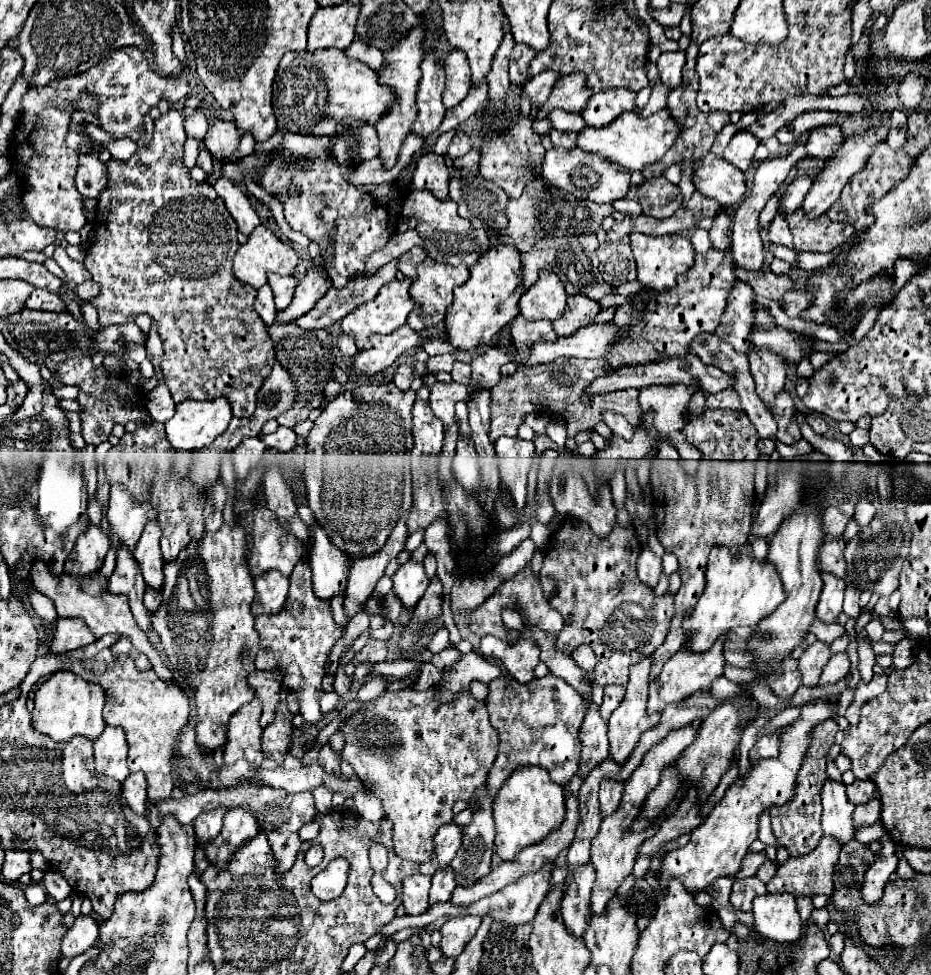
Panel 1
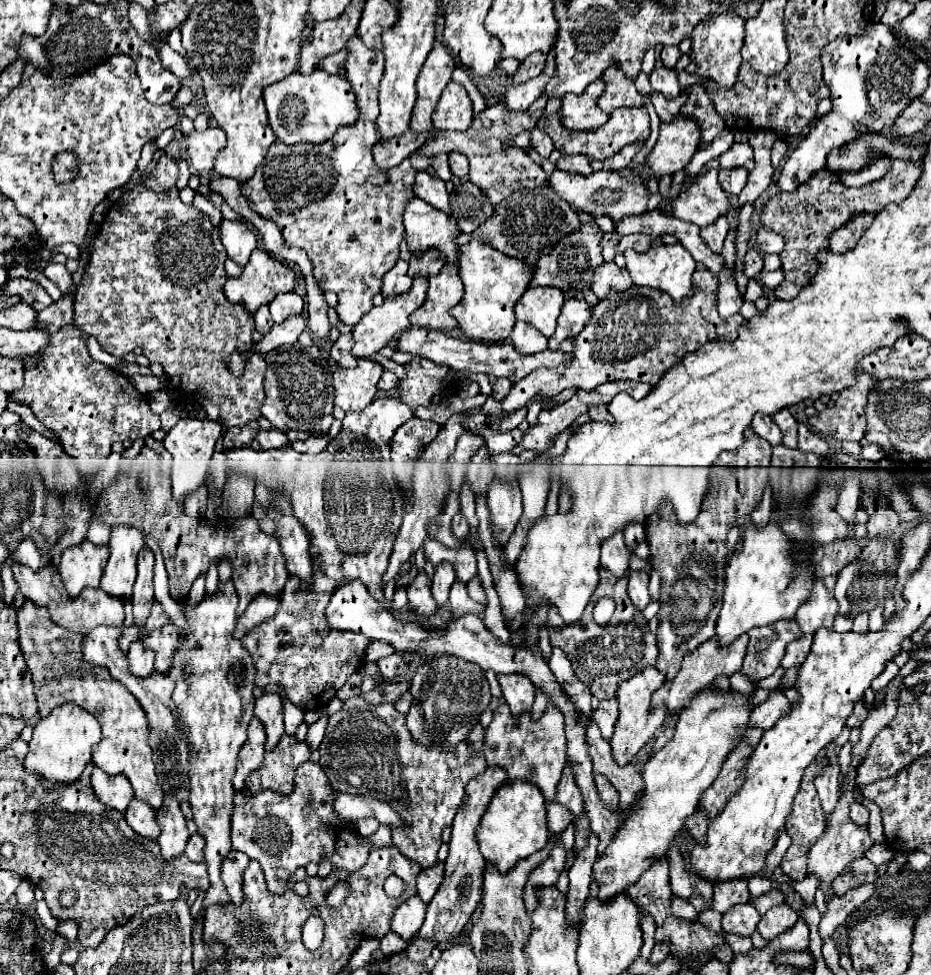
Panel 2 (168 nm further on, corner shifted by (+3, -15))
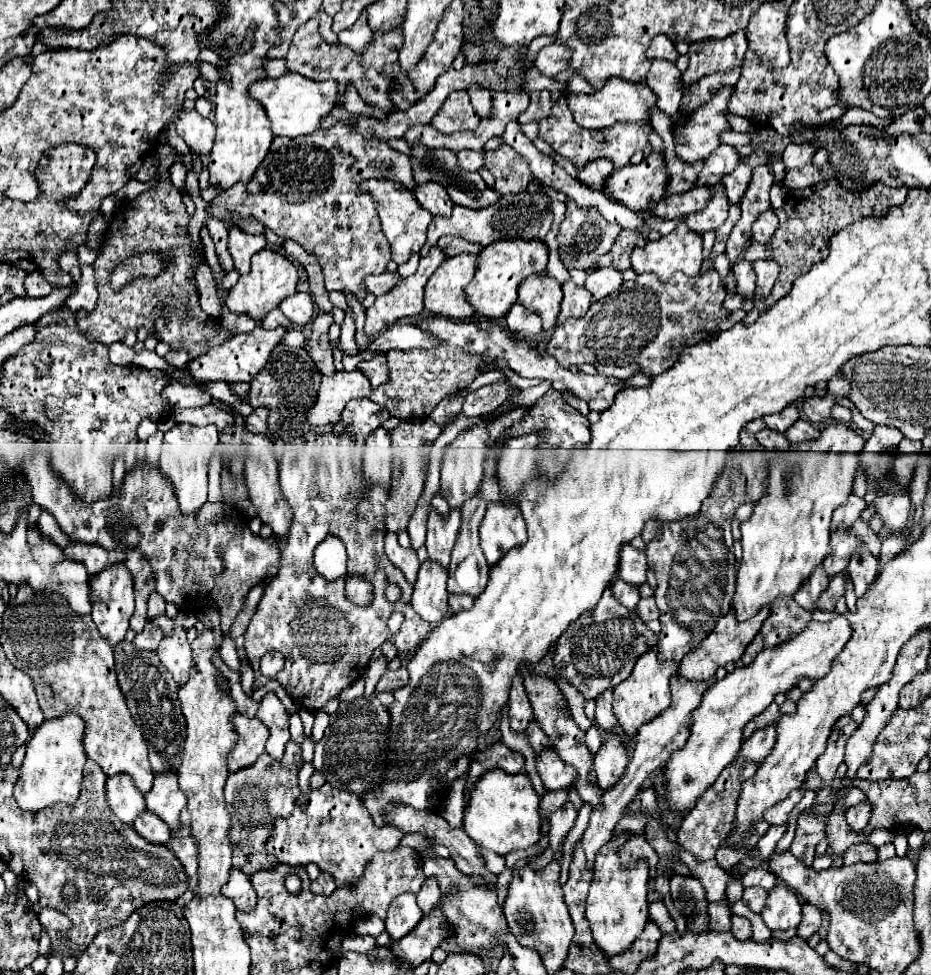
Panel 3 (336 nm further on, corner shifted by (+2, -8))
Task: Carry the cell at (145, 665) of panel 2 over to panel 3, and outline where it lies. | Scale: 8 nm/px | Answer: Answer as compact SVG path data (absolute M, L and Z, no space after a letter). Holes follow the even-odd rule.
M149 620L149 622L145 624L145 628L135 636L133 644L135 644L137 648L141 648L141 650L155 650L155 648L159 646L161 638L163 638L161 630L155 628L155 626L151 624L151 620Z

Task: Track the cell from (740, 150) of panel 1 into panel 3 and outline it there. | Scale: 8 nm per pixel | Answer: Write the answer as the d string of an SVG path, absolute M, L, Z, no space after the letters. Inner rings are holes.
M741 162L729 176L723 176L721 186L723 186L723 192L727 194L729 202L733 202L733 204L741 202L747 186L749 186L749 180L751 180L751 168L745 162Z

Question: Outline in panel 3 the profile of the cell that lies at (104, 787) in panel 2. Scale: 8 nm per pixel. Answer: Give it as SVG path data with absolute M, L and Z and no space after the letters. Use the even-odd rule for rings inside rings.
M109 776L105 784L105 796L113 814L125 824L133 824L137 814L145 810L143 794L135 788L129 776Z

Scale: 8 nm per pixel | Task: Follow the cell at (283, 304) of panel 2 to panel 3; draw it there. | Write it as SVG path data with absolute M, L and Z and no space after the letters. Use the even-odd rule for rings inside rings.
M303 292L287 296L285 300L281 300L279 308L293 324L307 324L315 316L315 304L311 300L311 294L303 294Z

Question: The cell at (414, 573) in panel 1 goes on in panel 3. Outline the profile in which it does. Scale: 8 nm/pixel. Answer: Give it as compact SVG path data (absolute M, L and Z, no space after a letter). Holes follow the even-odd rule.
M431 560L423 562L411 598L411 606L423 620L435 624L445 618L445 614L449 612L445 588L447 588L447 570Z

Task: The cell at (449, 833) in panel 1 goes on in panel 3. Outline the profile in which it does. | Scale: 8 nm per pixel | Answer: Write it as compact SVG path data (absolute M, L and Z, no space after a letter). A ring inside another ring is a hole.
M425 878L421 892L417 894L417 904L421 904L423 914L427 914L439 902L439 898L441 898L441 890L437 884L437 878Z

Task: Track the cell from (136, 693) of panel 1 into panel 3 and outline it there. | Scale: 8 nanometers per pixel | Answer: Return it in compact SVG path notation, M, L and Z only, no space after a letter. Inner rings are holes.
M21 584L17 598L9 602L9 608L5 612L1 644L11 664L23 672L29 672L29 676L33 678L33 686L37 690L39 706L45 714L45 720L57 718L65 712L77 712L87 724L85 738L83 738L87 758L95 760L107 776L113 776L117 772L129 774L135 786L143 794L149 792L153 784L153 770L151 770L149 756L147 756L147 744L125 704L123 692L119 690L117 674L113 668L113 650L109 642L97 632L97 626L93 624L91 616L89 614L79 616L71 612L67 602L55 592L33 592L27 584Z

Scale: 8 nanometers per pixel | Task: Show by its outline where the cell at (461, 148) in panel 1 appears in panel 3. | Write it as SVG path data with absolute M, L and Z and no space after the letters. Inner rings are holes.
M461 150L457 152L457 162L461 164L461 168L465 168L467 172L475 172L483 166L483 152L473 152L473 150Z

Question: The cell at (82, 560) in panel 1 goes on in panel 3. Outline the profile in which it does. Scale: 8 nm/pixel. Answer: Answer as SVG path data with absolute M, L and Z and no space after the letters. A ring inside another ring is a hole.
M73 542L65 548L67 558L85 564L89 576L95 576L97 572L101 572L103 568L123 562L125 560L125 552L121 550L105 550L99 544L85 544L85 542Z

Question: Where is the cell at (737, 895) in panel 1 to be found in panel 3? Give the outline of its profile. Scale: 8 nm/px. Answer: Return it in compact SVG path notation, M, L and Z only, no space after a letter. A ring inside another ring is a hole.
M731 916L731 934L737 940L749 940L751 938L751 924L743 916Z

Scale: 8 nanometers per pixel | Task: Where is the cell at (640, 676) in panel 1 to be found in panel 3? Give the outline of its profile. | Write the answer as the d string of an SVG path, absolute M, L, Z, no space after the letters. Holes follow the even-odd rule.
M649 650L645 656L641 656L627 680L623 680L615 688L615 698L613 698L613 714L617 716L619 726L625 730L627 738L635 738L637 730L653 720L659 712L663 712L671 704L671 694L669 694L669 680L677 672L677 664L673 662L659 662L657 652Z

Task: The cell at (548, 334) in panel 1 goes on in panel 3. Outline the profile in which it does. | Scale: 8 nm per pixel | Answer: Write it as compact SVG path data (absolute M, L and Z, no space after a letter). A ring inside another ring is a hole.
M513 304L509 314L505 316L507 326L511 332L517 332L519 336L539 336L543 332L541 328L541 318L521 304Z

